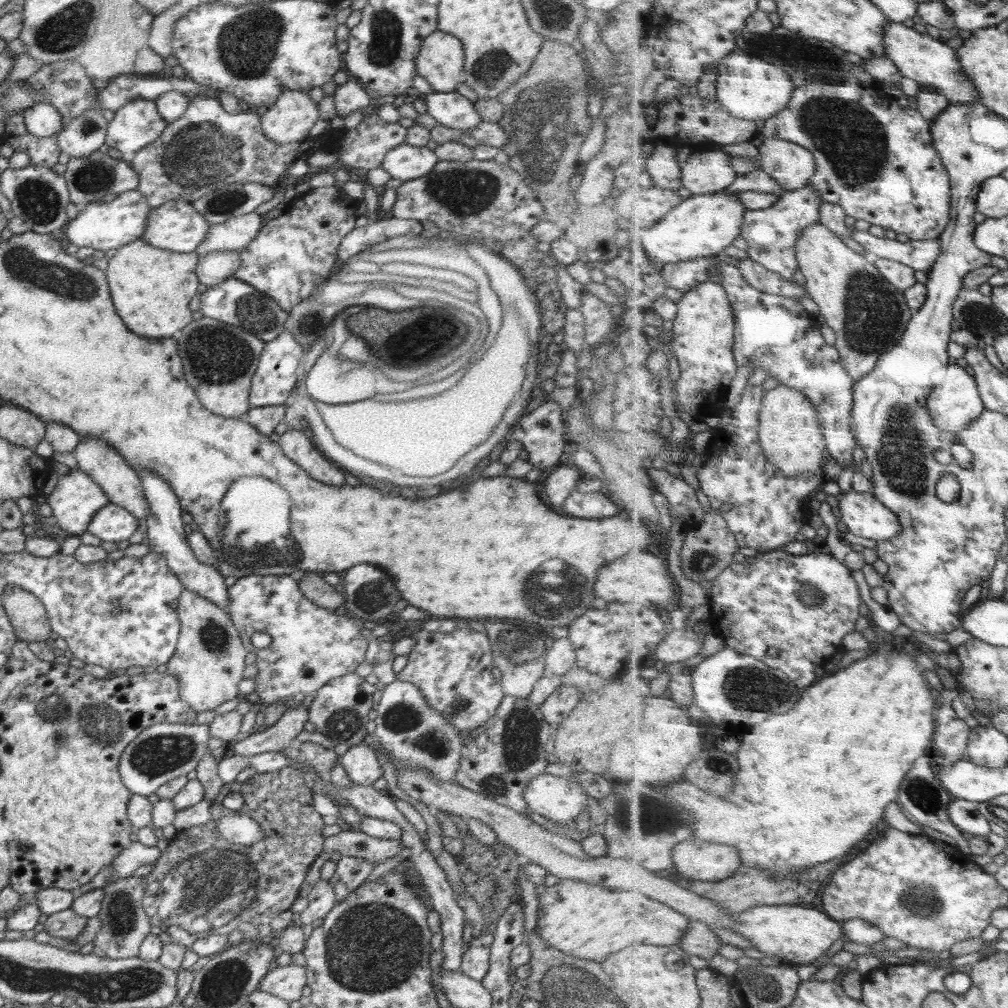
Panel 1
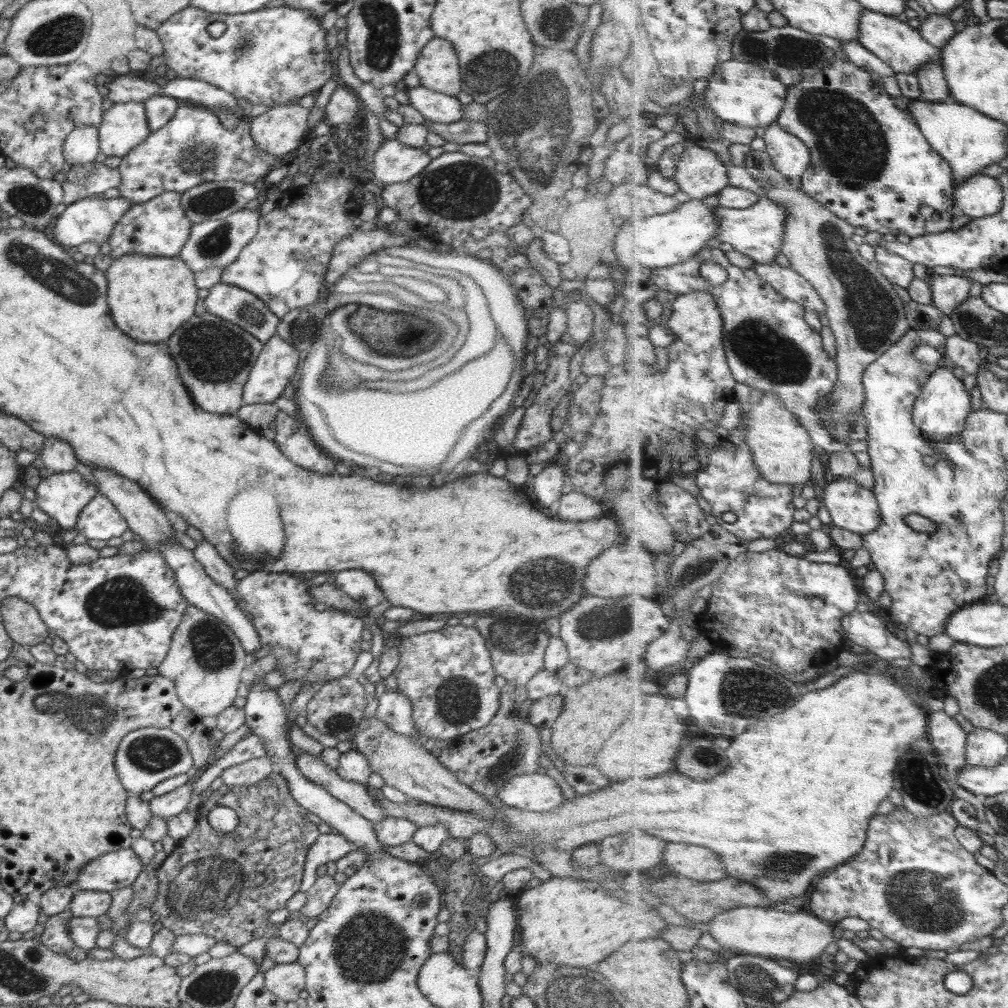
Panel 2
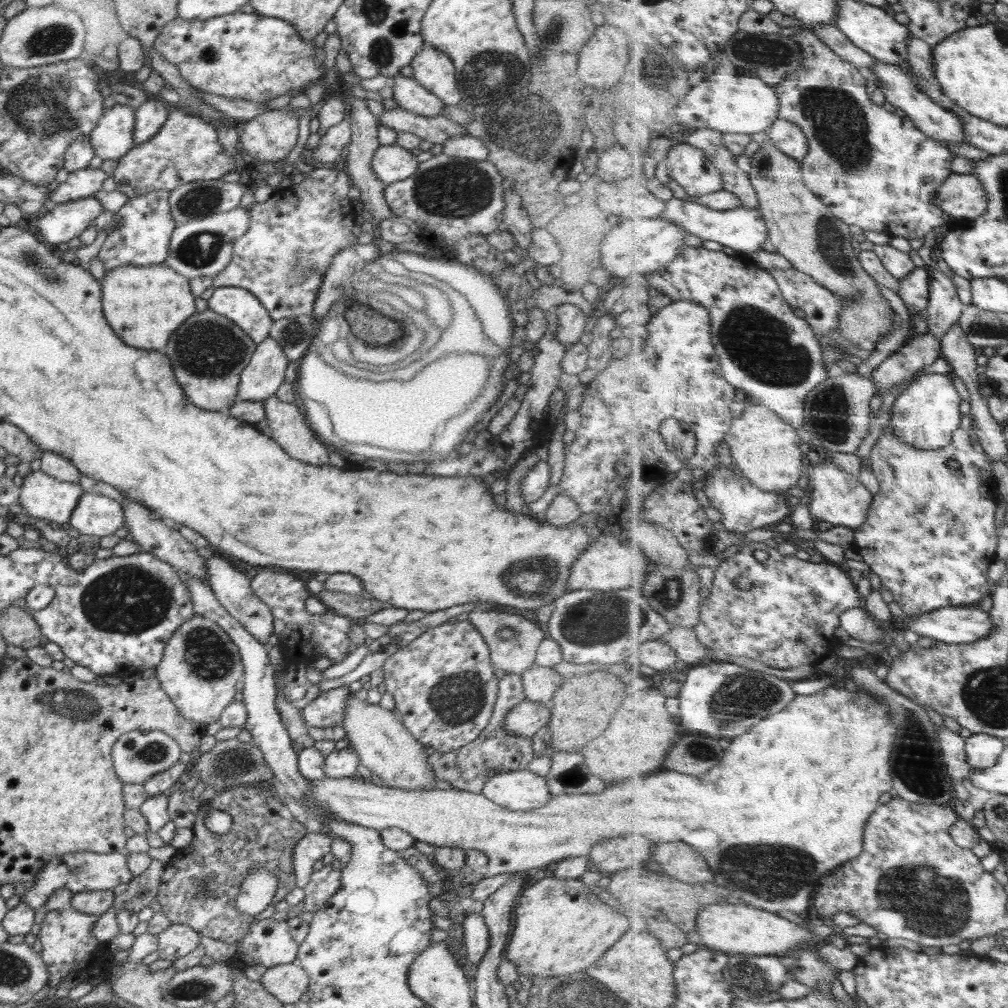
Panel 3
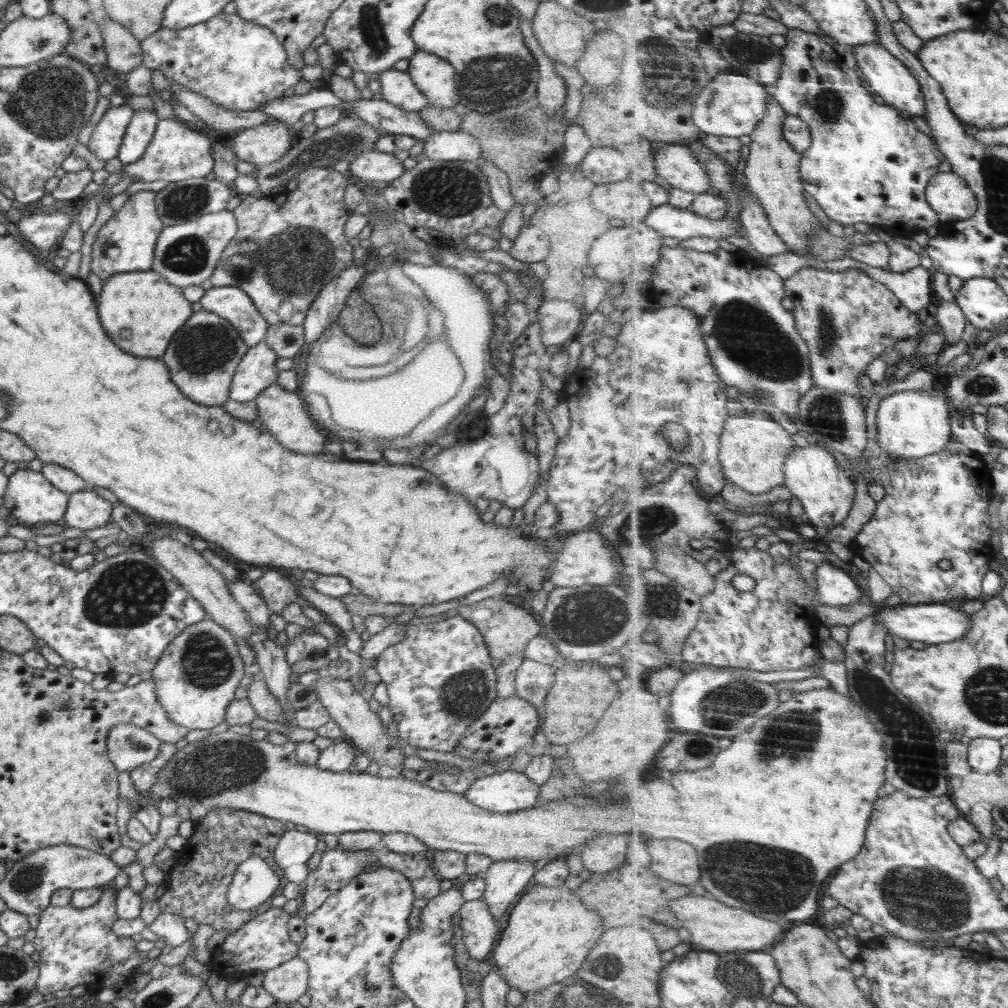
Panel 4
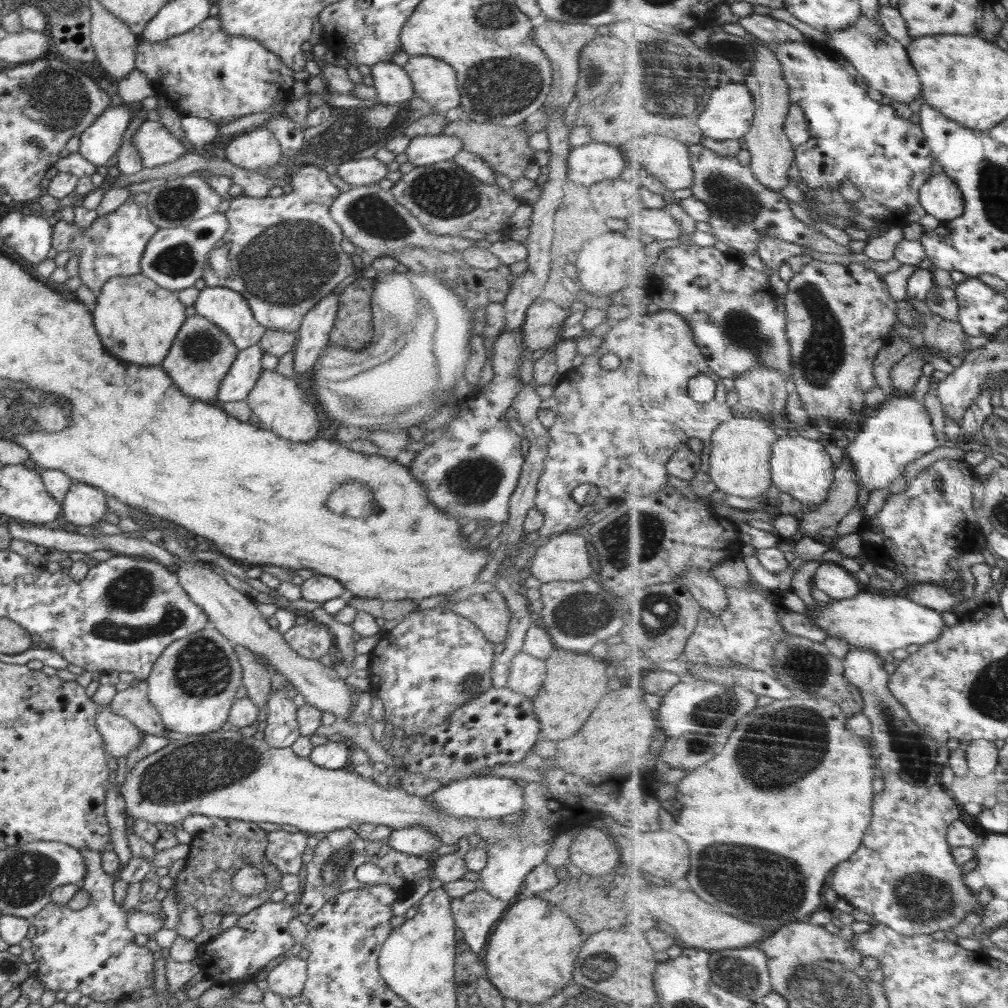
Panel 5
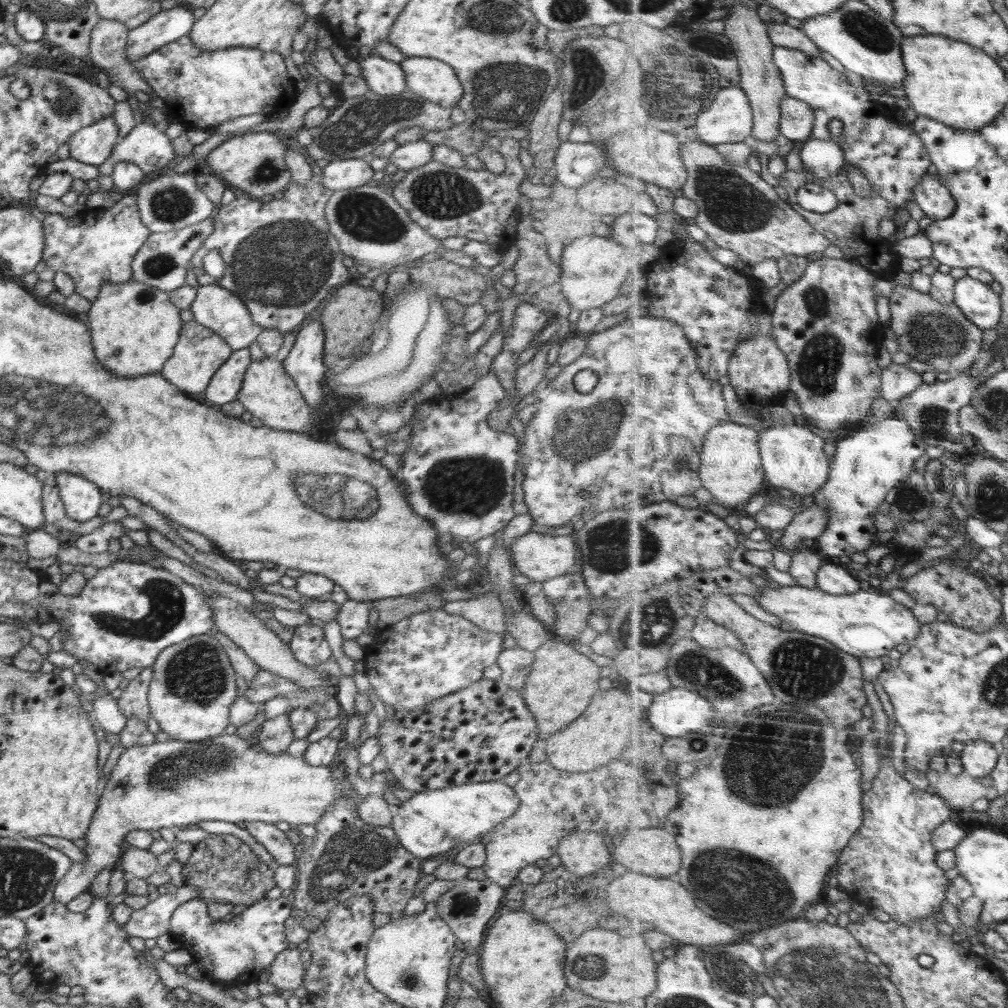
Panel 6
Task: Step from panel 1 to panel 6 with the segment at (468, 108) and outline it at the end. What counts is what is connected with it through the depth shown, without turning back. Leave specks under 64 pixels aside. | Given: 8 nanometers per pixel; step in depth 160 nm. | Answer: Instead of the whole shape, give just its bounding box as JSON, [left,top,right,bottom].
[359,53,407,96]

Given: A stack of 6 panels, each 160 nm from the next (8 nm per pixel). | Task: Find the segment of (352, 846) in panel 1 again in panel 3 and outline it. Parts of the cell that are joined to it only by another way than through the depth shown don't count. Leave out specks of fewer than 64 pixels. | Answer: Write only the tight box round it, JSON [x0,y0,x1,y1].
[292,830,332,888]

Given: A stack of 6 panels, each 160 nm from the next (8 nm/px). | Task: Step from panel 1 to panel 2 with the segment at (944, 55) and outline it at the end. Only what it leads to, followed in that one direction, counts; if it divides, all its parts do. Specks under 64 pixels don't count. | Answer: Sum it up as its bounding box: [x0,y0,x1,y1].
[859,9,943,74]

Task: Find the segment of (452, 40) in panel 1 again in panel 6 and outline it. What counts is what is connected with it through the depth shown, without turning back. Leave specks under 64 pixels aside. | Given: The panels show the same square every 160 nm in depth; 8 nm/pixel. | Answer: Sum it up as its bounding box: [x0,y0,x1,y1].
[399,57,463,108]

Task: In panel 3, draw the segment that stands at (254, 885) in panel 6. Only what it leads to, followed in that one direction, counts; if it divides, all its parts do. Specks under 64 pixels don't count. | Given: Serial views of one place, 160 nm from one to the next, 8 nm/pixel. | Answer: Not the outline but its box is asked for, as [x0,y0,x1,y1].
[155,782,309,946]

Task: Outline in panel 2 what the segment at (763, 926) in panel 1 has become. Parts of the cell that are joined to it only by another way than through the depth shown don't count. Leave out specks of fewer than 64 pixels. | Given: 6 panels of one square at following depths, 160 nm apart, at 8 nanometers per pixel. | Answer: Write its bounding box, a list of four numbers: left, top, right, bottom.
[710,906,837,963]

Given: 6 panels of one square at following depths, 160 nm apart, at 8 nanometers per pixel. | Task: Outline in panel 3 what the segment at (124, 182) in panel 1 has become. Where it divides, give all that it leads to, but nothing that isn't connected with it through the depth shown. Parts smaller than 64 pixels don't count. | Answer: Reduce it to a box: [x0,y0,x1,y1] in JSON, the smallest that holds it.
[49,167,108,204]

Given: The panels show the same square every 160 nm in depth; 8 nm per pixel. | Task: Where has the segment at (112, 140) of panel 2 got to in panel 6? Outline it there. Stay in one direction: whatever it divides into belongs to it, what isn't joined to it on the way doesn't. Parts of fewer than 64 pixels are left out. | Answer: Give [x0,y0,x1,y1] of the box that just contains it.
[67,116,120,166]

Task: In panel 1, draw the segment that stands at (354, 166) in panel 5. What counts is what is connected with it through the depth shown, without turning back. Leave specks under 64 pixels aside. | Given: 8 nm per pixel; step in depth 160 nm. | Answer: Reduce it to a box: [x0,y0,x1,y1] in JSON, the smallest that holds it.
[381,143,439,181]

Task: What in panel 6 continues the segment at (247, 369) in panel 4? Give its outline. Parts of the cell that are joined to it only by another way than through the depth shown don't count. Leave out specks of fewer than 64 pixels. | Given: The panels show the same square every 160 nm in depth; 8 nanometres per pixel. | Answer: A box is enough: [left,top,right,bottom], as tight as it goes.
[200,348,251,405]

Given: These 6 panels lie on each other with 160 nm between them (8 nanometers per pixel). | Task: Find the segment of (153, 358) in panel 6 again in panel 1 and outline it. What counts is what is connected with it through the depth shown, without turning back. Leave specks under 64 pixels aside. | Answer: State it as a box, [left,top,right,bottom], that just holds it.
[105,238,200,338]

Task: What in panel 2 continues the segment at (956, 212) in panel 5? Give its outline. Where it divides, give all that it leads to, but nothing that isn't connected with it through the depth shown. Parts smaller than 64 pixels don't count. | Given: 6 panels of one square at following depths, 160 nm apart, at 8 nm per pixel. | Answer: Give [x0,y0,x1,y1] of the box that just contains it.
[955,174,1006,219]

